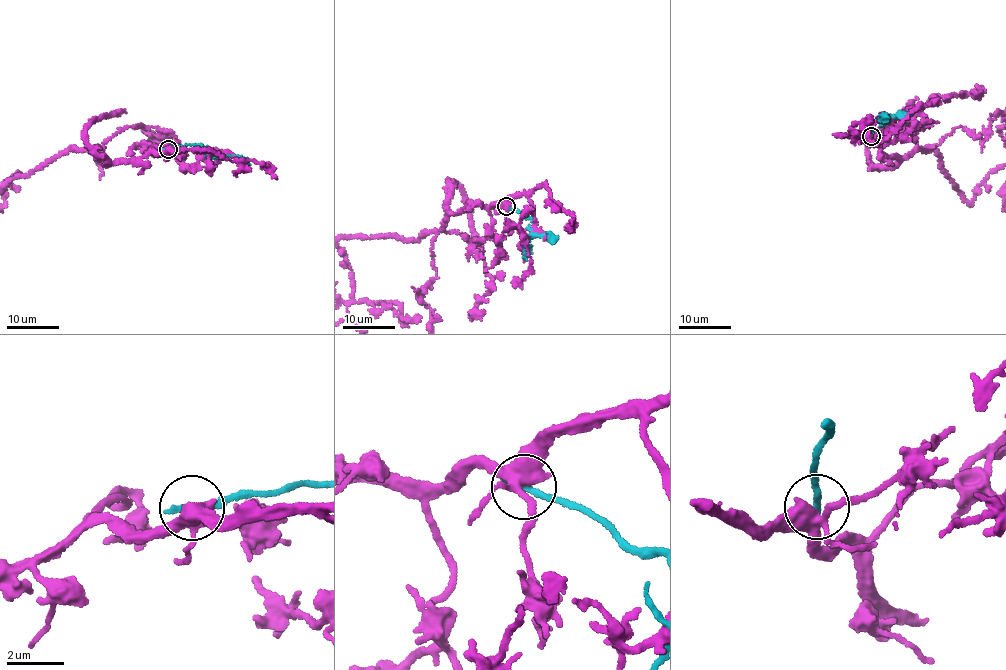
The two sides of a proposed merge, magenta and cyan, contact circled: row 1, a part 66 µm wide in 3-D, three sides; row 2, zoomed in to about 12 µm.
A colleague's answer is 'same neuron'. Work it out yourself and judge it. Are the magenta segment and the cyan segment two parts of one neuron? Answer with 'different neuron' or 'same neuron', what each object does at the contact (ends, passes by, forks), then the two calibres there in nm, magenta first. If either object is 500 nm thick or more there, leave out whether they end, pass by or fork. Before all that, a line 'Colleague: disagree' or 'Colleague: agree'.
Colleague: disagree
different neuron | magenta forks | cyan ends | 400/280 nm

